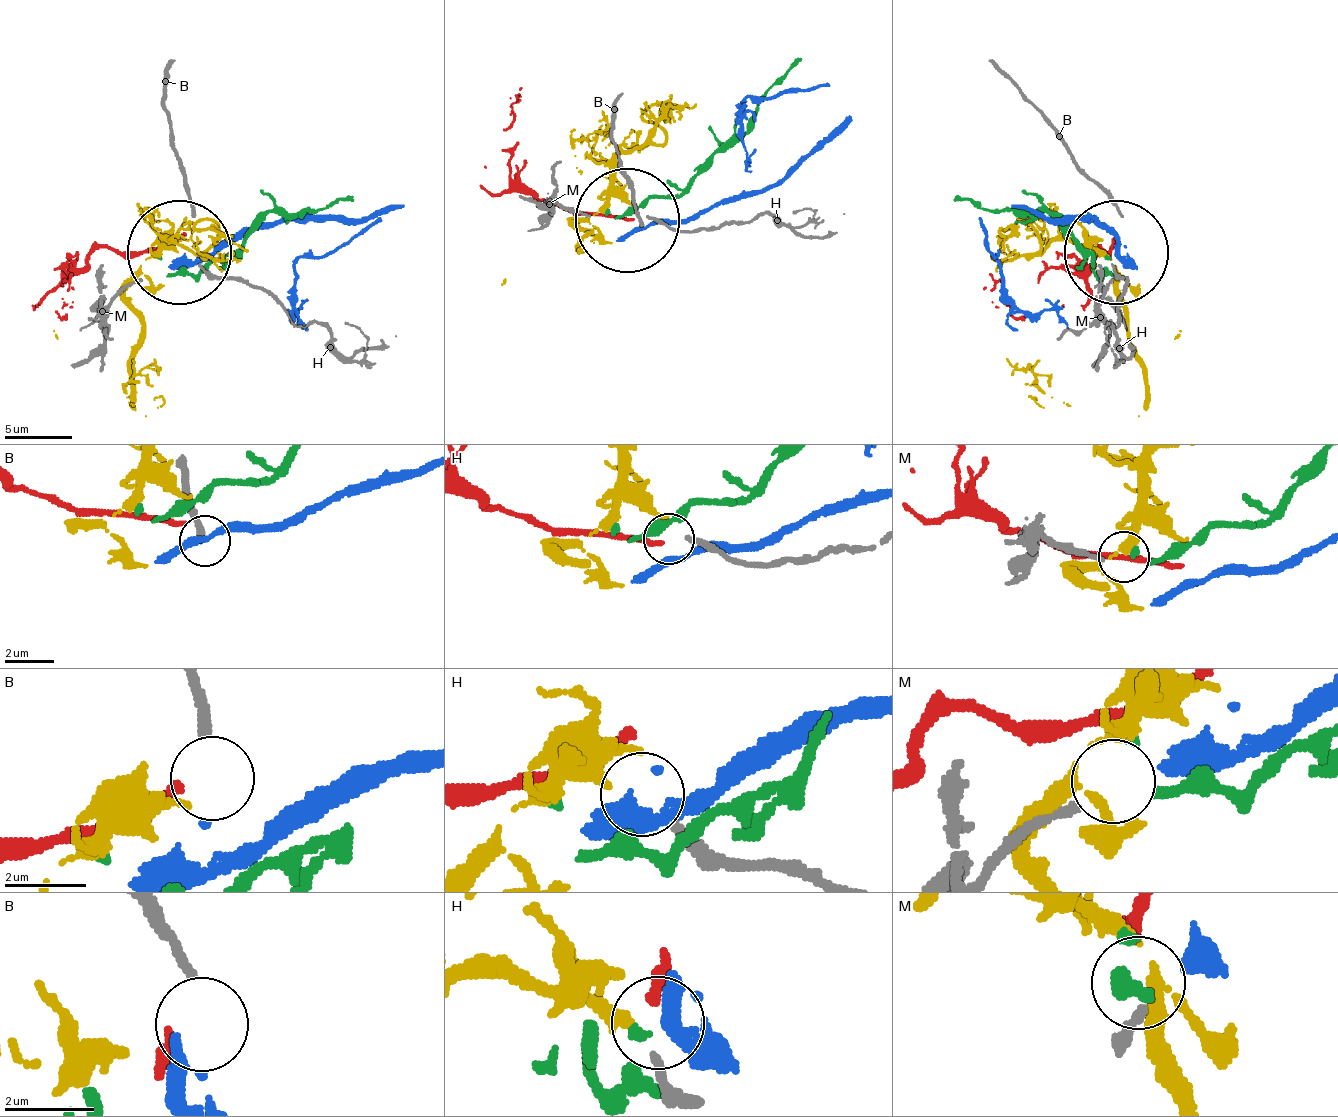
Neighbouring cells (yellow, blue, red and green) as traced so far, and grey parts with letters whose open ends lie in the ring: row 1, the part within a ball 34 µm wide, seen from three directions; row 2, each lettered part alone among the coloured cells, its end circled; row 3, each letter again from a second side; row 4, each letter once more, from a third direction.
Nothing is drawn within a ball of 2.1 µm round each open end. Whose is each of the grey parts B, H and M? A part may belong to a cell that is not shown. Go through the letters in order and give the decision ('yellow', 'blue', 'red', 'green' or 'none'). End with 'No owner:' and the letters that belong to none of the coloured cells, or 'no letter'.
B: blue
H: none
M: green
No owner: H

